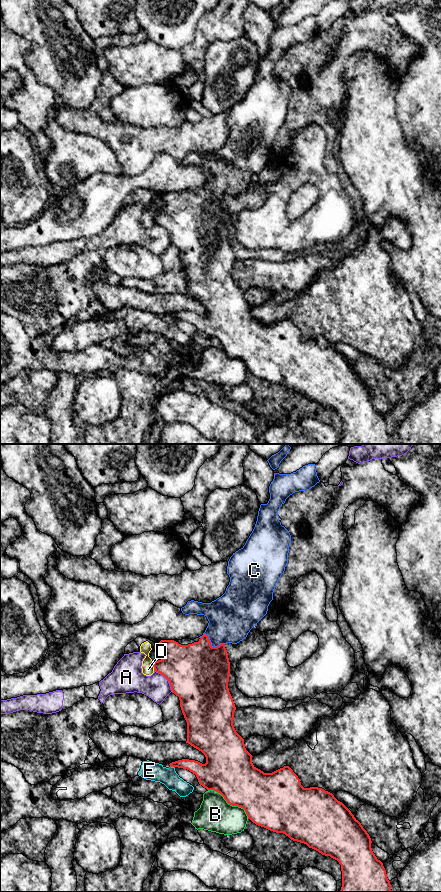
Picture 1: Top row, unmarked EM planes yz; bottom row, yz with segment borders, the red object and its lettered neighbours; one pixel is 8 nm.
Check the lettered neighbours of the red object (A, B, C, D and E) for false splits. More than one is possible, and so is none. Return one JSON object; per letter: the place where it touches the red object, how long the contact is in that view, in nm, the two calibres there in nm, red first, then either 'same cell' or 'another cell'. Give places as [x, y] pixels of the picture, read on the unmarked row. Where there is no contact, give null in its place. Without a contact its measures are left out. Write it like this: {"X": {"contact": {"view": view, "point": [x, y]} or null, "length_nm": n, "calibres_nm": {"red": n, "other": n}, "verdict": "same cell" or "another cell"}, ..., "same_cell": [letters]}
{"A": {"contact": {"view": "yz", "point": [166, 230]}, "length_nm": 220, "calibres_nm": {"red": 460, "other": 200}, "verdict": "another cell"}, "B": {"contact": {"view": "yz", "point": [230, 356]}, "length_nm": 400, "calibres_nm": {"red": 380, "other": 280}, "verdict": "another cell"}, "C": {"contact": {"view": "yz", "point": [210, 196]}, "length_nm": 200, "calibres_nm": {"red": 480, "other": 360}, "verdict": "same cell"}, "D": {"contact": {"view": "yz", "point": [153, 218]}, "length_nm": 70, "calibres_nm": {"red": 360, "other": 100}, "verdict": "another cell"}, "E": {"contact": {"view": "yz", "point": [172, 318]}, "length_nm": 50, "calibres_nm": {"red": 130, "other": 150}, "verdict": "another cell"}, "same_cell": ["C"]}

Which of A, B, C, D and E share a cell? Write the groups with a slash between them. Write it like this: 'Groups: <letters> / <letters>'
Groups: A / B / C / D E

